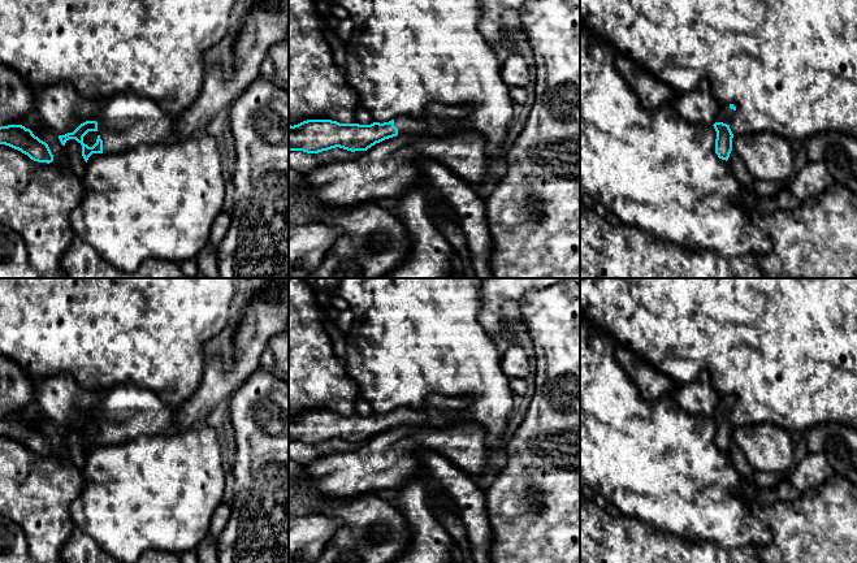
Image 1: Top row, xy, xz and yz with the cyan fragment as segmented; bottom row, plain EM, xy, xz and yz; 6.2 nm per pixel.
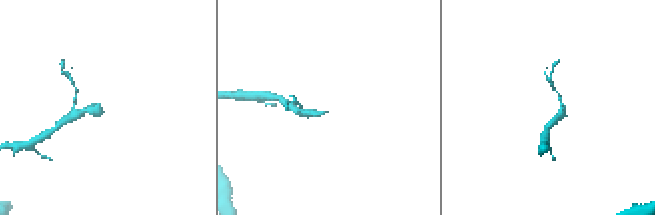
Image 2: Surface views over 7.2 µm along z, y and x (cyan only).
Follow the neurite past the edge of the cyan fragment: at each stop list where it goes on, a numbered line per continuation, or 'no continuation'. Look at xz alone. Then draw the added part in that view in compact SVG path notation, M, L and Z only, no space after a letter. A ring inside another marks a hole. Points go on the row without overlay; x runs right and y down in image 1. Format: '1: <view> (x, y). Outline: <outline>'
1: xz (405, 416). Outline: M401 407L394 411L394 417L398 425L420 425L428 421L428 412Z

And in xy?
1: xy (126, 411). Outline: M122 384L104 391L100 403L94 410L103 432L103 445L113 445L139 436L159 436L176 433L177 407L166 404L161 397L133 384Z

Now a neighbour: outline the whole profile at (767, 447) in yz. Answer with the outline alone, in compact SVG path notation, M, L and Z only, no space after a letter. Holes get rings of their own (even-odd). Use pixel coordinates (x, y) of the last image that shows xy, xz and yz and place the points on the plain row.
M769 423L733 426L732 441L757 471L788 475L796 437Z

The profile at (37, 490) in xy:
M34 406L20 416L48 436L53 452L38 454L18 441L0 436L0 516L23 529L30 555L36 563L64 563L62 547L77 530L70 504L81 495L86 482L82 471L72 462L59 426Z

